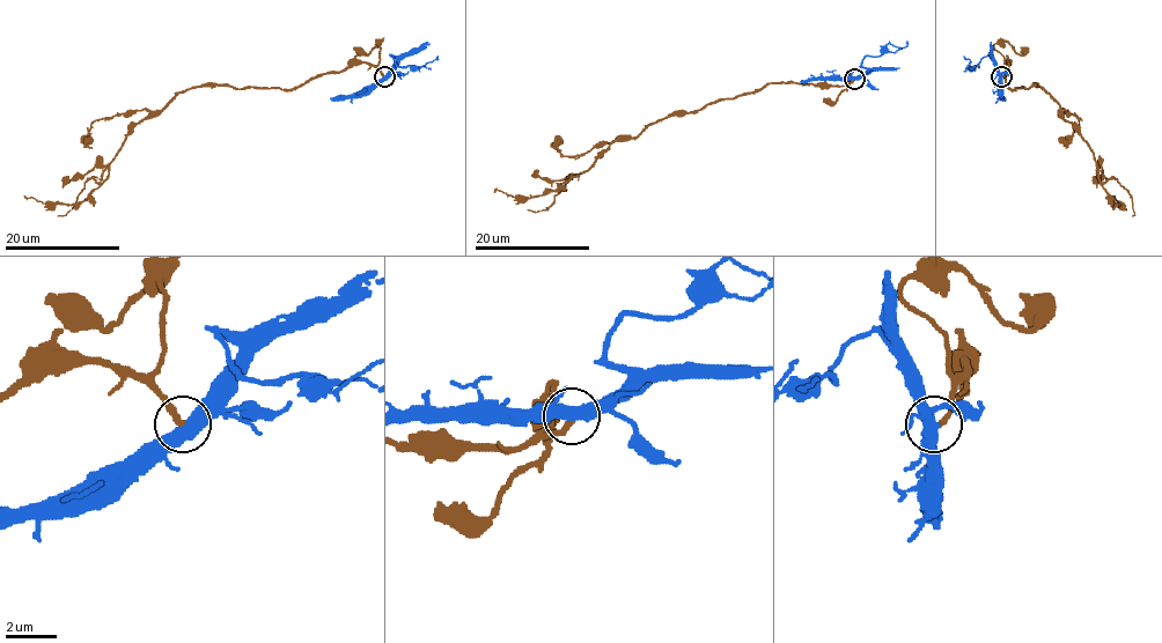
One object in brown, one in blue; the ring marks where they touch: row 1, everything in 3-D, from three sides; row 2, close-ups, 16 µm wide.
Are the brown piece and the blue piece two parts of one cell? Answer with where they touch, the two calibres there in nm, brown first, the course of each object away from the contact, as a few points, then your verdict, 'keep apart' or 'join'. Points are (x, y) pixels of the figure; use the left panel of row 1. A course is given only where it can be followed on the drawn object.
place (384, 76); calibres 240 and 500 nm; course brown (383, 76), (358, 63), (291, 89), (188, 88), (133, 128), (109, 176), (86, 198), (64, 204), (24, 196); course blue (383, 76), (396, 61), (392, 56), (399, 67), (418, 68), (438, 56); keep apart

